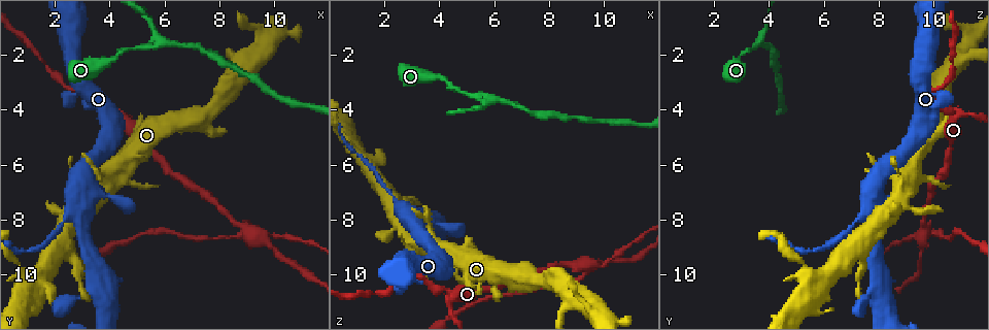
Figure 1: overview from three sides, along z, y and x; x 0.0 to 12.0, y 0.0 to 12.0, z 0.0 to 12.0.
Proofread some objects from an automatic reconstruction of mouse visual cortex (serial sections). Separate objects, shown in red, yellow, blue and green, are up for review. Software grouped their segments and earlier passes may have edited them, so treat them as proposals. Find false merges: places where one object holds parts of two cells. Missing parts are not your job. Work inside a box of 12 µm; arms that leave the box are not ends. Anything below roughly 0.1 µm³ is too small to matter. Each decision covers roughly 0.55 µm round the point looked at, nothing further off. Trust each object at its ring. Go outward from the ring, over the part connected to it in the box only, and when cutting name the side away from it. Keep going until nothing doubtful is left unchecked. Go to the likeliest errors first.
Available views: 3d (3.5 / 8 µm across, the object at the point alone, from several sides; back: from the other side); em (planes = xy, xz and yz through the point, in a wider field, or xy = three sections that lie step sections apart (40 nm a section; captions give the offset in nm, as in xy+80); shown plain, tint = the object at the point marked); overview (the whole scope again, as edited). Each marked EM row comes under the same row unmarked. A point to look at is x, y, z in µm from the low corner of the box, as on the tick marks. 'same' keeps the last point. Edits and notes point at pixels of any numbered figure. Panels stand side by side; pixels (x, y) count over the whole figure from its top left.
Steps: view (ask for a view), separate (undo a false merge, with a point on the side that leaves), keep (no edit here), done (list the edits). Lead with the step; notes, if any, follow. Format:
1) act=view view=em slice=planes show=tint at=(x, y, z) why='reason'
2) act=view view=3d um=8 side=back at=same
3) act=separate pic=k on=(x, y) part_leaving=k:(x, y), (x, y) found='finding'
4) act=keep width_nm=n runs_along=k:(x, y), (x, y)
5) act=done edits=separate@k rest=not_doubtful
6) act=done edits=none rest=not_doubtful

act=view view=3d um=3.5 at=(9.4, 8.5, 9.7) why='four arms meet'

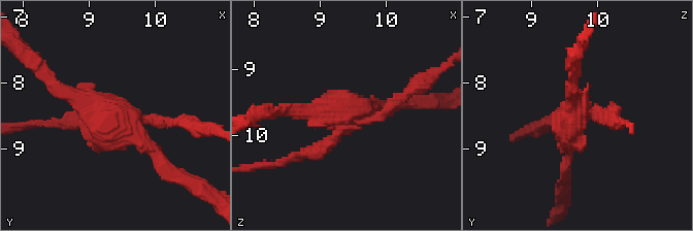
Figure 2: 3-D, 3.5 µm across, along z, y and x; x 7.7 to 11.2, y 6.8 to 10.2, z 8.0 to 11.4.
act=view view=em slice=xy step=2 show=tint at=(9.35, 8.45, 9.65)

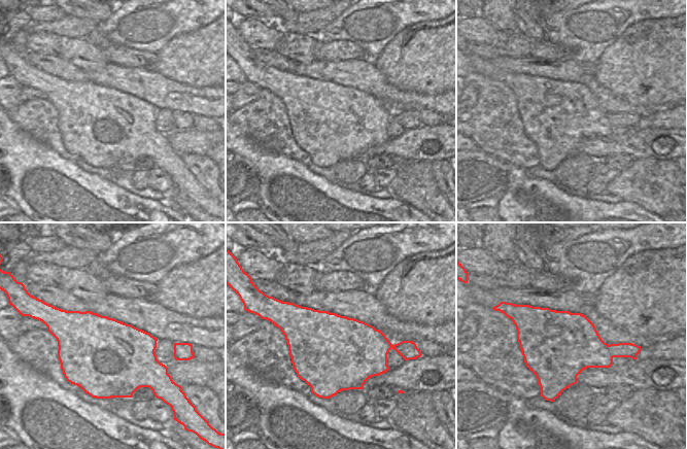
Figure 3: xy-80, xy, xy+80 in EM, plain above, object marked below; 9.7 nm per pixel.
act=separate pic=2 on=(71, 121) width_nm=750 part_leaving=2:(344, 126), (320, 150), (260, 165) found='two cells meet here'

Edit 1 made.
act=view view=overview why='redraw'

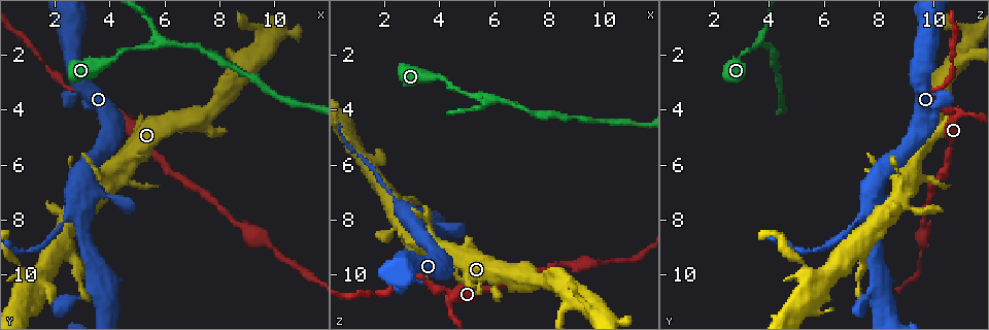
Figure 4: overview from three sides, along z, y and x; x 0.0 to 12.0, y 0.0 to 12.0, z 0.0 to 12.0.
act=view view=3d um=3.5 side=back at=(5.1, 1.8, 3.5) why='three-way junction'

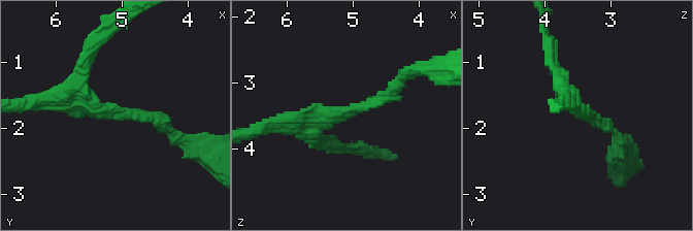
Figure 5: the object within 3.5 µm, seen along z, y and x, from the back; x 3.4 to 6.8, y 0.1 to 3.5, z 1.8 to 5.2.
act=view view=em slice=xy step=2 show=tint at=(5.20, 1.75, 3.50) arms=3 arm_widths_nm=200,250,250 why='need the tissue'

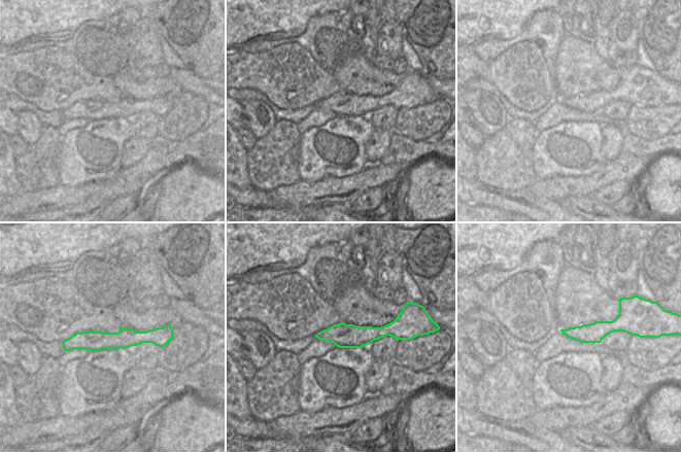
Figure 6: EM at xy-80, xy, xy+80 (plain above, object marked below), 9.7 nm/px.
act=view view=em slice=xy step=3 show=tint at=same

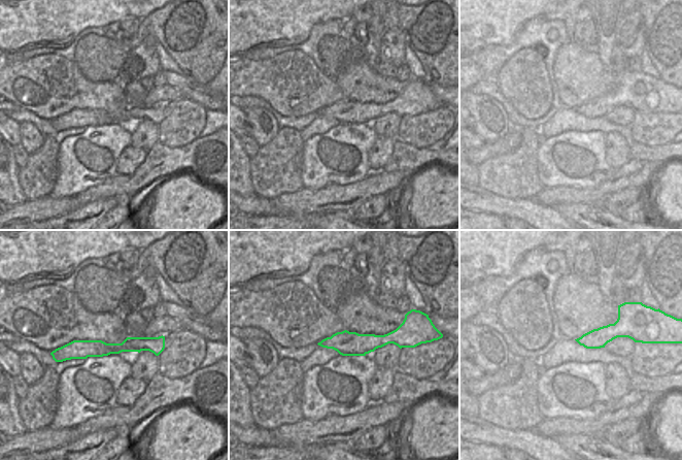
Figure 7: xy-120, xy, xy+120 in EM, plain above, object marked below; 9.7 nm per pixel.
act=keep runs_along=5:(396, 84), (364, 107), (314, 107), (275, 126) found='all the same cell'

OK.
act=view view=3d um=3.5 at=(4.2, 4.0, 10.5) why='three arms meet'

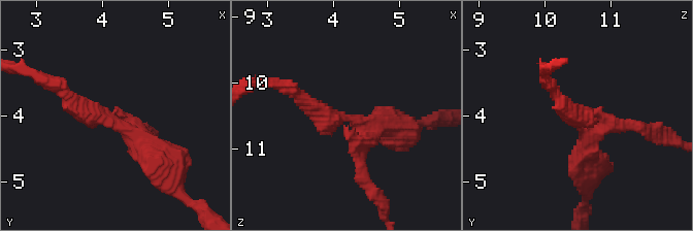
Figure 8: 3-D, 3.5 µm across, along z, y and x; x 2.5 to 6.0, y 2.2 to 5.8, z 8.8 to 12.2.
act=view view=em slice=xy step=3 show=tint at=(4.15, 4.05, 10.55) arms=3 arm_widths_nm=200,250,350

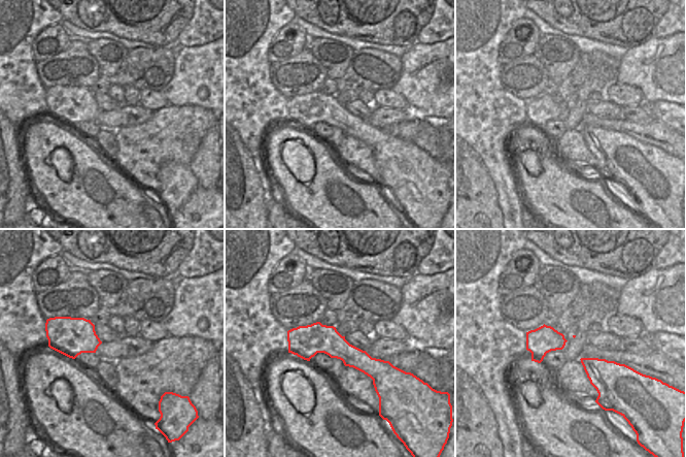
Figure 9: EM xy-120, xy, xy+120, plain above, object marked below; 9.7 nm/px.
act=keep runs_along=8:(169, 163), (58, 87) found='all the same cell'

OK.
act=view view=3d um=3.5 at=(2.6, 7.7, 7.6)

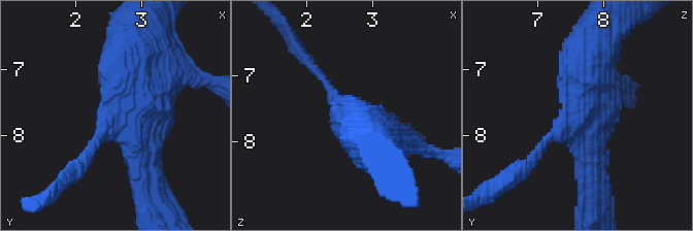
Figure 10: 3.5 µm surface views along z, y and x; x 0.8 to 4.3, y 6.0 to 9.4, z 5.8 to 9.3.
act=view view=em slice=xy step=1 show=tint at=(2.60, 7.70, 7.60) why='shape alone is not enough'

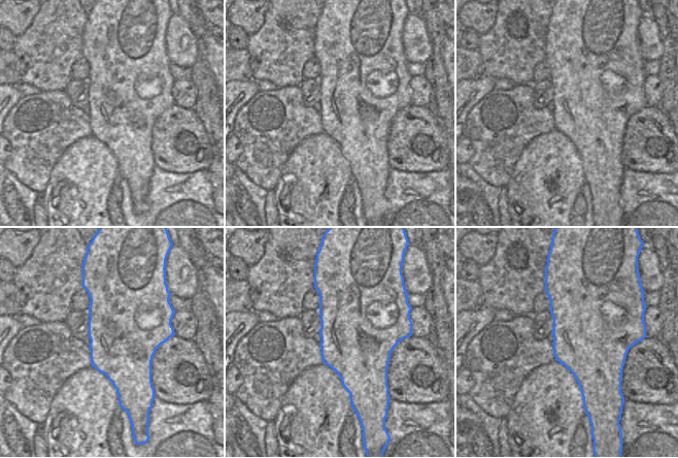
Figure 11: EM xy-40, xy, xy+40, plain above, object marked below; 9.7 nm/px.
act=keep width_nm=750 runs_along=10:(138, 33), (129, 99), (147, 166) found='one cell here'

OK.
act=view view=3d um=3.5 at=(2.2, 8.3, 7.0) why='thin neck'

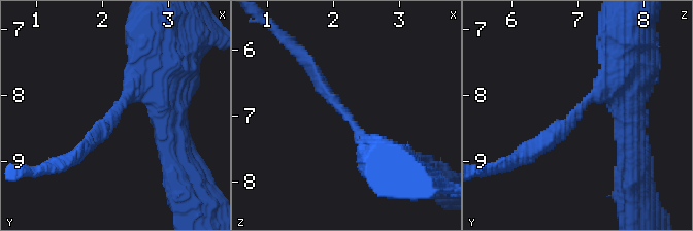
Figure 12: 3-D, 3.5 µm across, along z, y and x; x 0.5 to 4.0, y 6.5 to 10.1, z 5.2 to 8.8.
act=view view=em slice=xy step=2 show=tint at=(2.25, 8.25, 7.00) arm_widths_nm=200,350 why='now the EM'

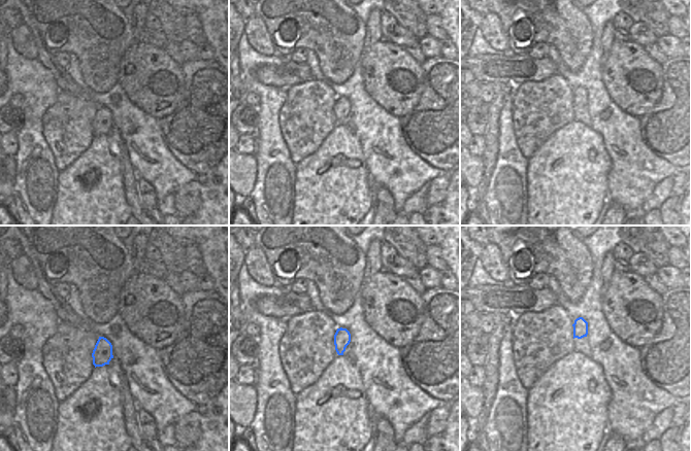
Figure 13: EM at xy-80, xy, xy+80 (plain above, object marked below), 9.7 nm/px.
act=view view=em slice=xy step=3 show=tint at=same

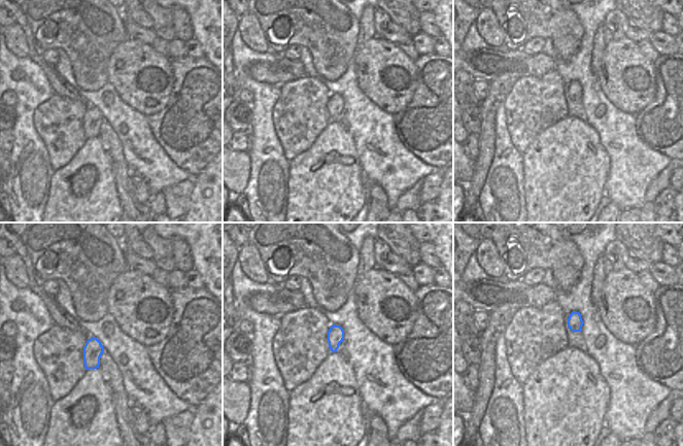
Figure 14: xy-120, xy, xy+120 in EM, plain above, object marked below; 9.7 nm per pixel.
act=keep runs_along=12:(621, 66), (568, 127), (533, 149) found='continuous, no second cell'

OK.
act=done edits=separate@2 rest=not_doubtful

